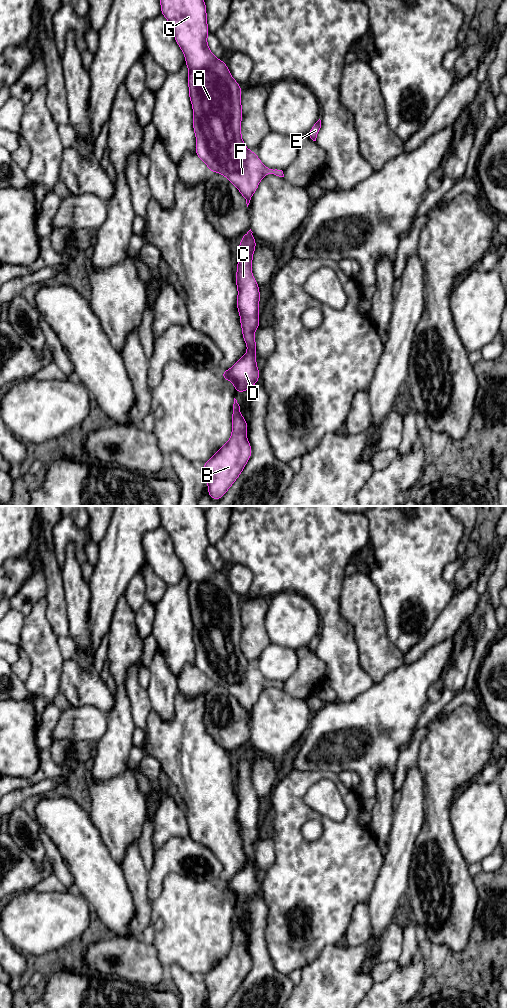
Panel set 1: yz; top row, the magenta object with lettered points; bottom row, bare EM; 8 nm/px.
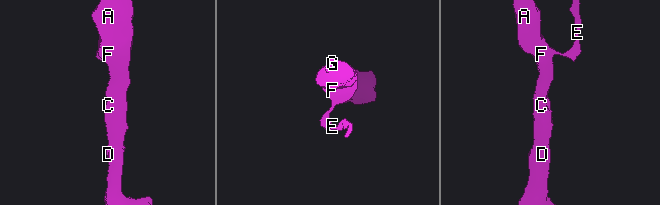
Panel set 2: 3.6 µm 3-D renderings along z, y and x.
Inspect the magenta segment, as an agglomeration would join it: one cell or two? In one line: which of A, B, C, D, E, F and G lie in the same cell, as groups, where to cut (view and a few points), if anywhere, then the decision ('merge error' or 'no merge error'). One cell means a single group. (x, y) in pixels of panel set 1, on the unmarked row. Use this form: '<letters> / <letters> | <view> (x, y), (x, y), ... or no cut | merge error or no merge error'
A B C D E F G | no cut | no merge error

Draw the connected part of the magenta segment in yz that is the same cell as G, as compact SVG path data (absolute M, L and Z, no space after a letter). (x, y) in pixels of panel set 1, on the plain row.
M159 506L161 526L170 535L177 557L185 568L185 575L188 579L189 612L193 621L193 642L196 648L195 665L209 680L210 684L224 687L245 710L247 719L252 707L256 704L262 690L267 686L274 686L284 689L282 682L267 680L259 671L256 665L250 663L244 656L241 648L242 599L230 586L229 579L217 571L207 556L209 540L207 537L207 525L205 511L199 506Z

